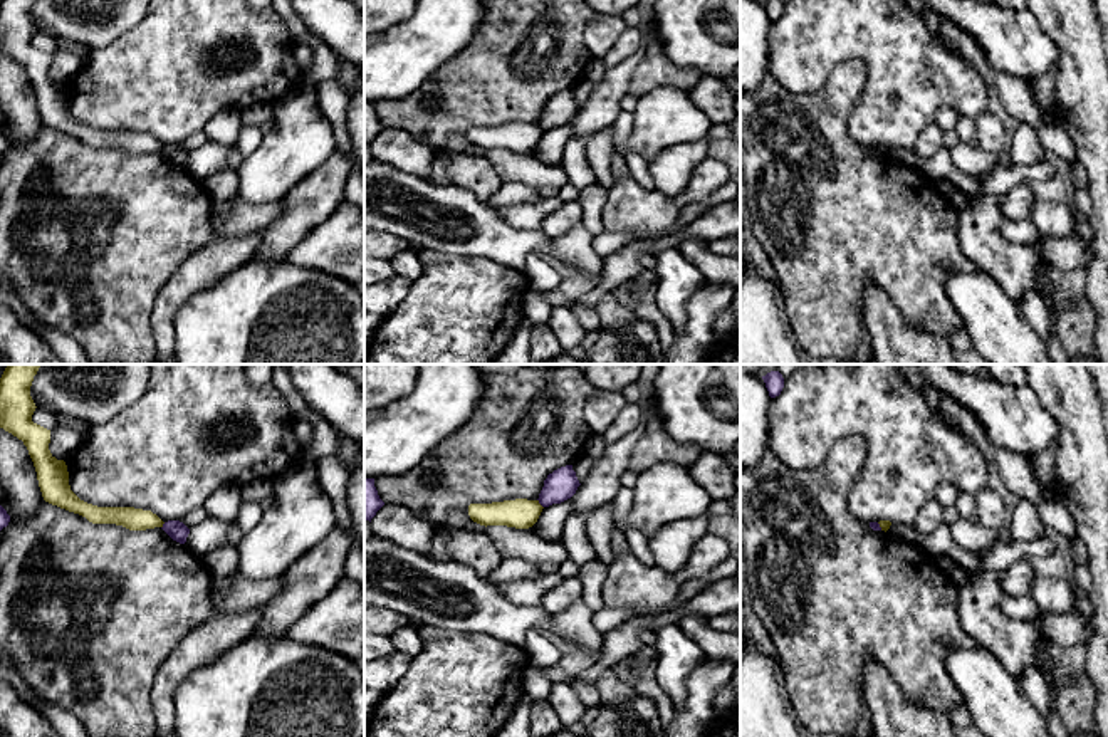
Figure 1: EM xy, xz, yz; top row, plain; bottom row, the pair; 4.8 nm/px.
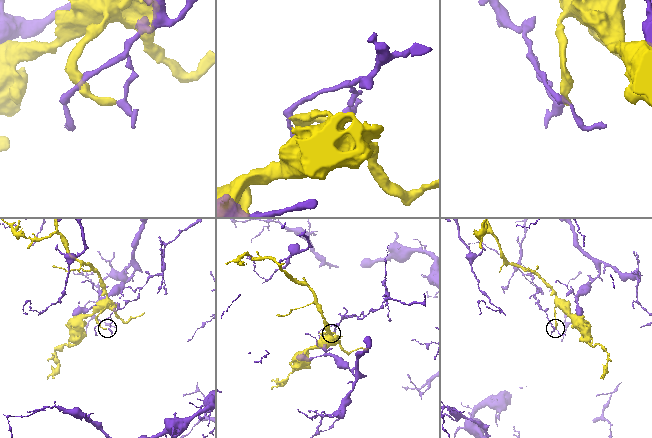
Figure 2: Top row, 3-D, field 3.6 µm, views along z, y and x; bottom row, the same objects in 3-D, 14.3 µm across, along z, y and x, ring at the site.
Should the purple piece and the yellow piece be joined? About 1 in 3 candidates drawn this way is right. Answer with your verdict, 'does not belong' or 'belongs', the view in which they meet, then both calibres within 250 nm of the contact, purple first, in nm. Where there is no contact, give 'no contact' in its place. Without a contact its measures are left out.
does not belong; meets purple in xz; 150 nm thick on the purple side, 140 nm on the other

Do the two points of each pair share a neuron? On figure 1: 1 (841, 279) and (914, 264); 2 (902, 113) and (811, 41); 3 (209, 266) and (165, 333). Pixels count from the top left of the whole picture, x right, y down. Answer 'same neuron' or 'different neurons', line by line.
1: same neuron
2: same neuron
3: same neuron

